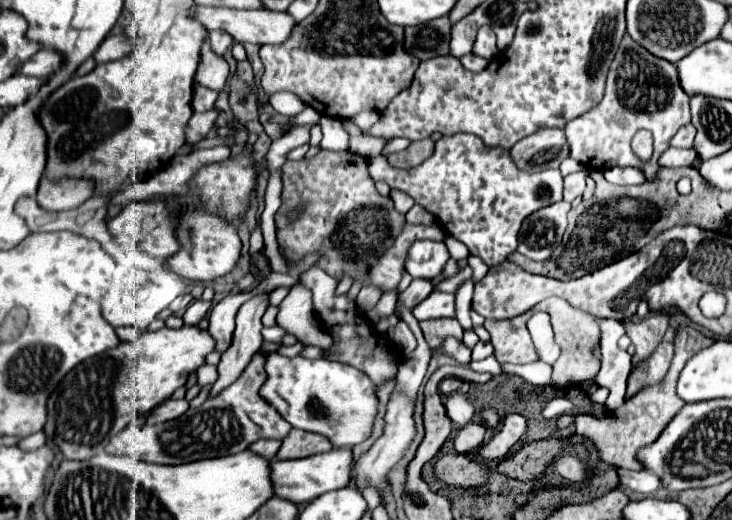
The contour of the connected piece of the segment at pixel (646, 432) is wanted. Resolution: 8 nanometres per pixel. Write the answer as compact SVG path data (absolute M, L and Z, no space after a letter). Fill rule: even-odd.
M679 325L677 327L677 351L675 351L675 359L673 365L667 373L667 379L663 381L663 385L657 385L653 389L643 389L643 393L635 395L631 401L625 401L619 409L613 411L613 415L609 417L593 417L593 415L585 415L585 413L565 413L557 419L557 425L575 425L577 427L577 435L583 435L587 439L591 439L595 443L595 447L601 451L601 459L615 465L615 467L623 467L623 469L633 469L633 471L641 471L645 469L641 461L637 461L637 453L639 449L655 443L659 439L659 435L663 433L663 429L669 425L669 421L675 417L675 413L681 411L681 407L685 405L685 401L677 395L677 379L679 373L683 369L683 365L689 361L689 357L693 357L695 353L699 353L701 349L713 345L715 341L711 337L705 337L703 333L699 333L697 329L689 327L689 325Z

